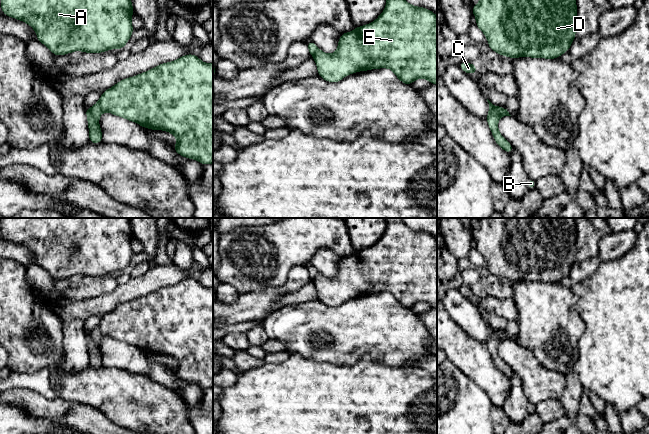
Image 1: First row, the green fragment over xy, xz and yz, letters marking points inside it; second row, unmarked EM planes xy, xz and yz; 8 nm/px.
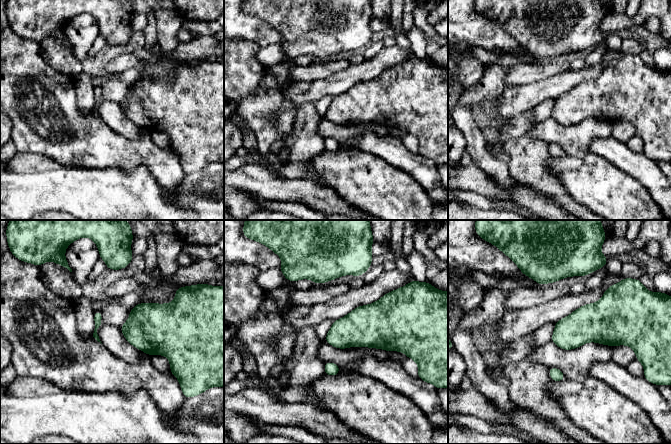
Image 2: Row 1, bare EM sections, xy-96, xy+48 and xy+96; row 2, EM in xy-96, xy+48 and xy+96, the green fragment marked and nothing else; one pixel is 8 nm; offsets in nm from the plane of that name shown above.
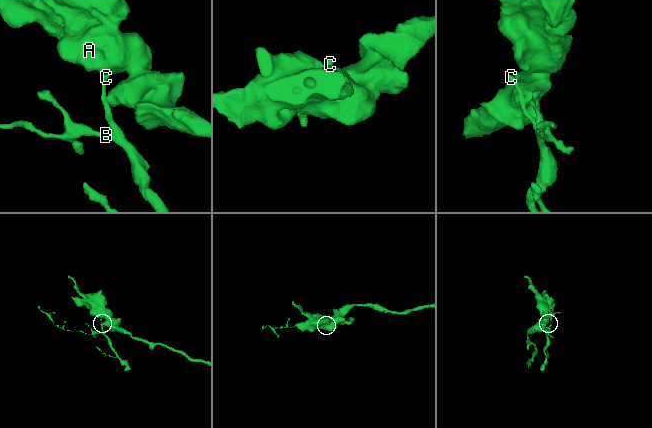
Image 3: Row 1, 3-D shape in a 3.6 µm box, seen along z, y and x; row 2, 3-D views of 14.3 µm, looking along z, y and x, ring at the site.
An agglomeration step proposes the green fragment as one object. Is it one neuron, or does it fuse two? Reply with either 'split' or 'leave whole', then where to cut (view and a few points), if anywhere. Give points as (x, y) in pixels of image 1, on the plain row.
split | xy (90, 332), (93, 340), (98, 344)

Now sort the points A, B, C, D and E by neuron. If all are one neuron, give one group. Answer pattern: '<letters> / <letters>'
A D E / B C

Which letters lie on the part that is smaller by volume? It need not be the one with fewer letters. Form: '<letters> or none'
B, C

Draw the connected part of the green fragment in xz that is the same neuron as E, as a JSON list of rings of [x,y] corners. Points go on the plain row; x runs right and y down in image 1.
[[[386,218],[384,235],[370,248],[342,257],[333,278],[318,274],[313,280],[318,300],[336,307],[348,298],[389,292],[404,308],[419,302],[437,309],[437,240],[429,233],[409,228],[402,218]]]

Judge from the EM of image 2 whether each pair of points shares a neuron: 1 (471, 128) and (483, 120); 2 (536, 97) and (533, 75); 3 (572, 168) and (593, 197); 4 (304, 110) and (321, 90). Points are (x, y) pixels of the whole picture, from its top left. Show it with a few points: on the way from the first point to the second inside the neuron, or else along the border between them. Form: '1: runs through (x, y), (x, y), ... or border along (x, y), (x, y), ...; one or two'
1: border along (469, 106), (472, 118), (480, 129), (486, 146); two
2: border along (556, 74), (511, 87); two
3: runs through (579, 175), (593, 190); one
4: border along (315, 102), (304, 102), (296, 107); two

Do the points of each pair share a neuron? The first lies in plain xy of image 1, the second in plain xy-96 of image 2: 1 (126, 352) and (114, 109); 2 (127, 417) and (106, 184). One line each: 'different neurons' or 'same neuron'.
1: same neuron
2: different neurons

